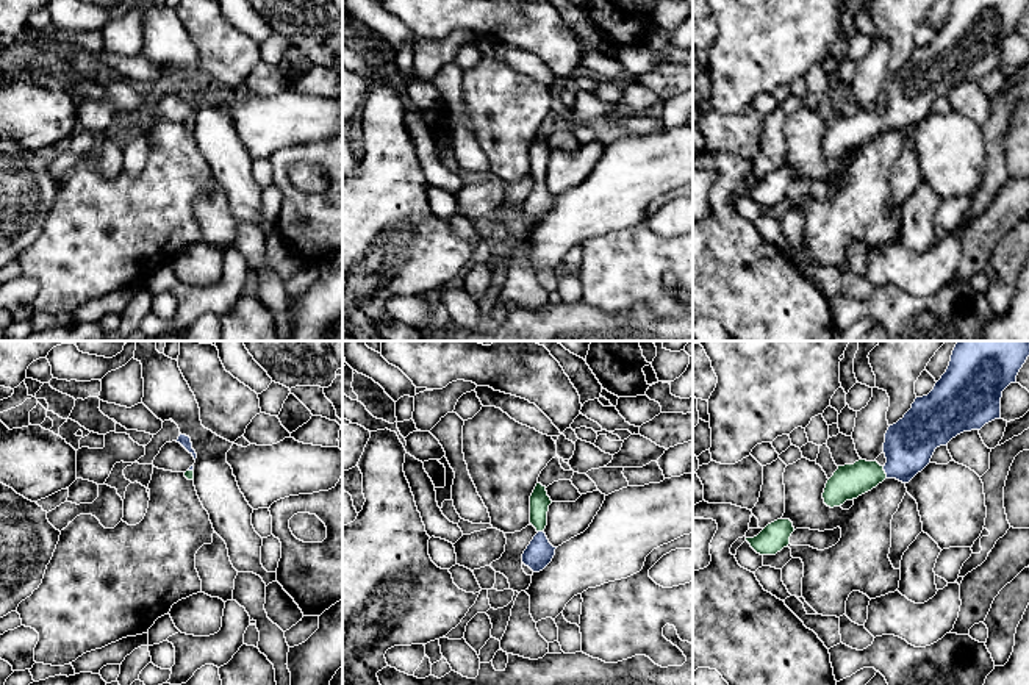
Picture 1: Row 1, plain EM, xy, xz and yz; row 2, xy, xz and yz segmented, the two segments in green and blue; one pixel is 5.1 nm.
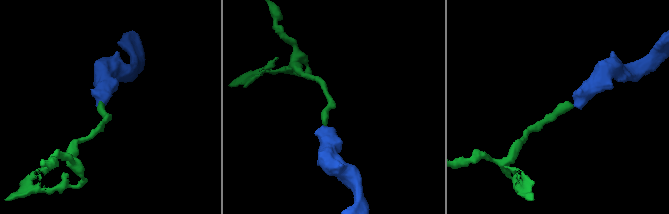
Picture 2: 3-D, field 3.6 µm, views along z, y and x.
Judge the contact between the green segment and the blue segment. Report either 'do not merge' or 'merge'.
merge

